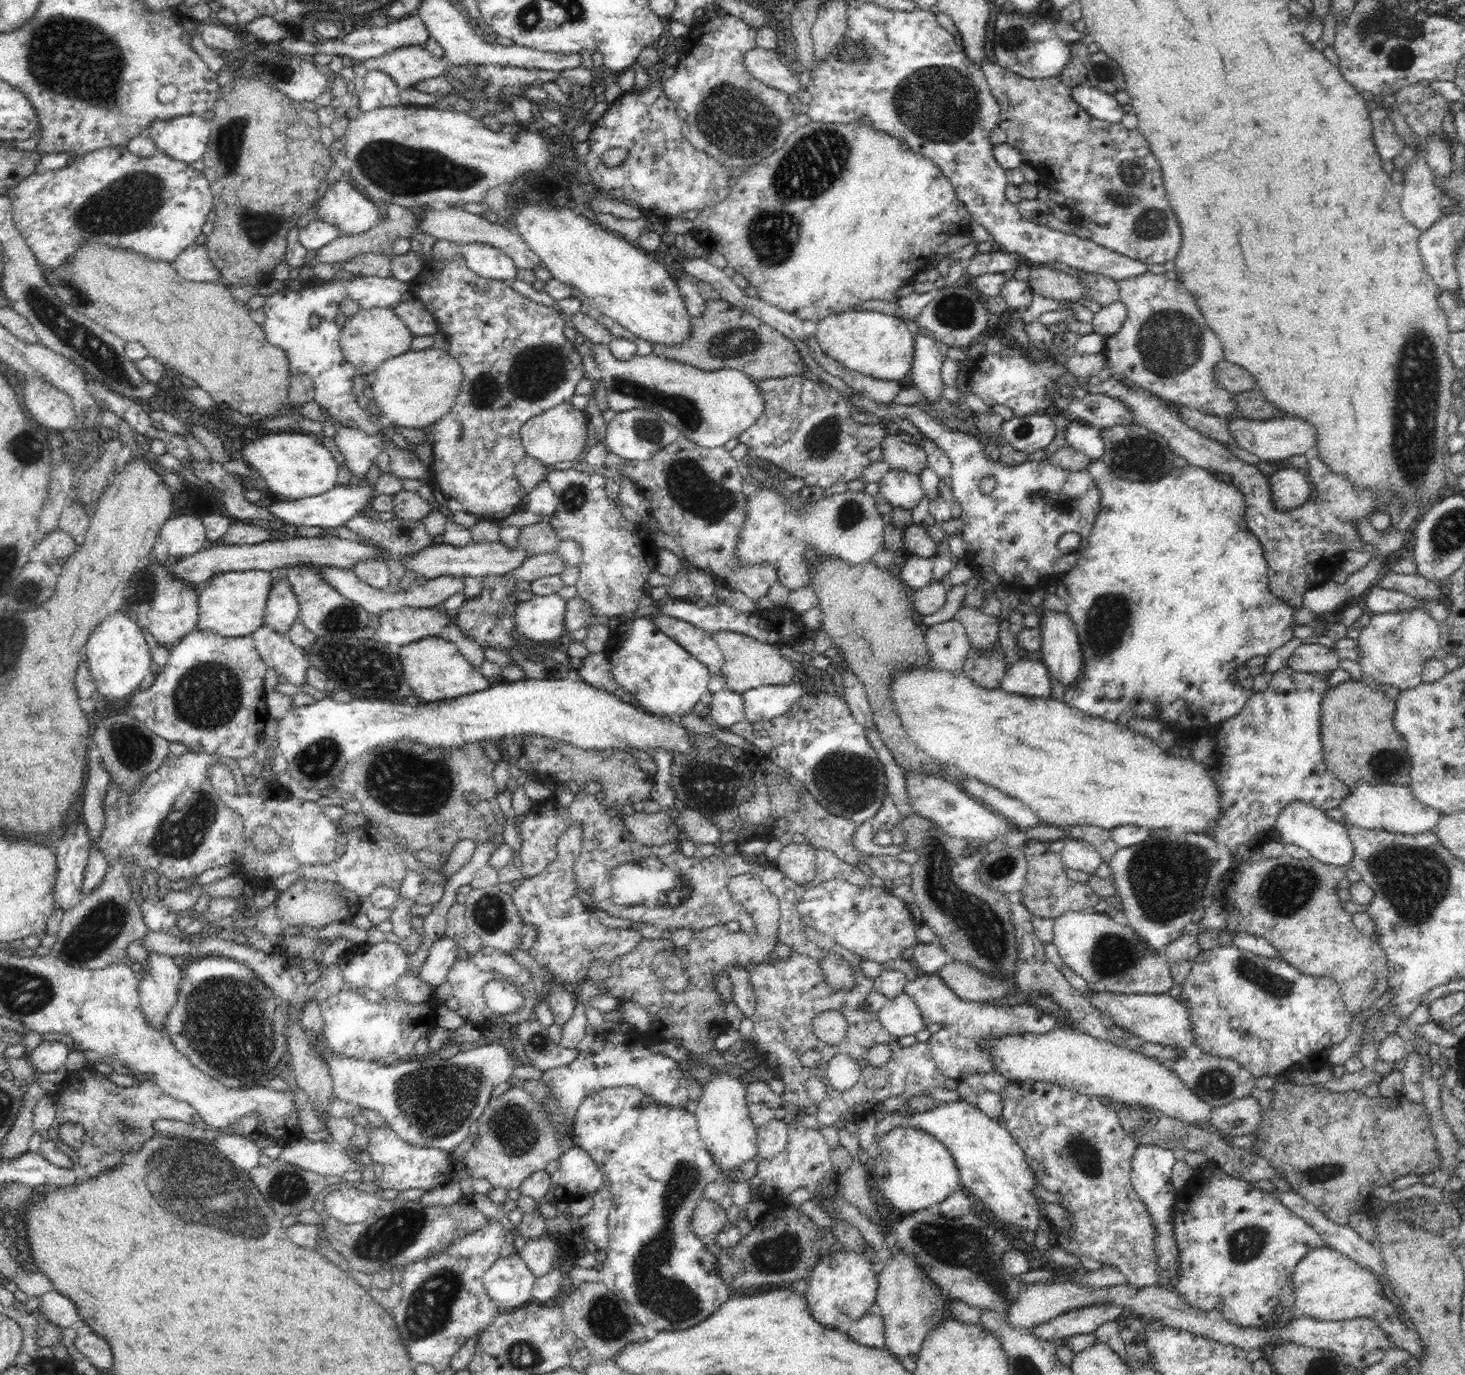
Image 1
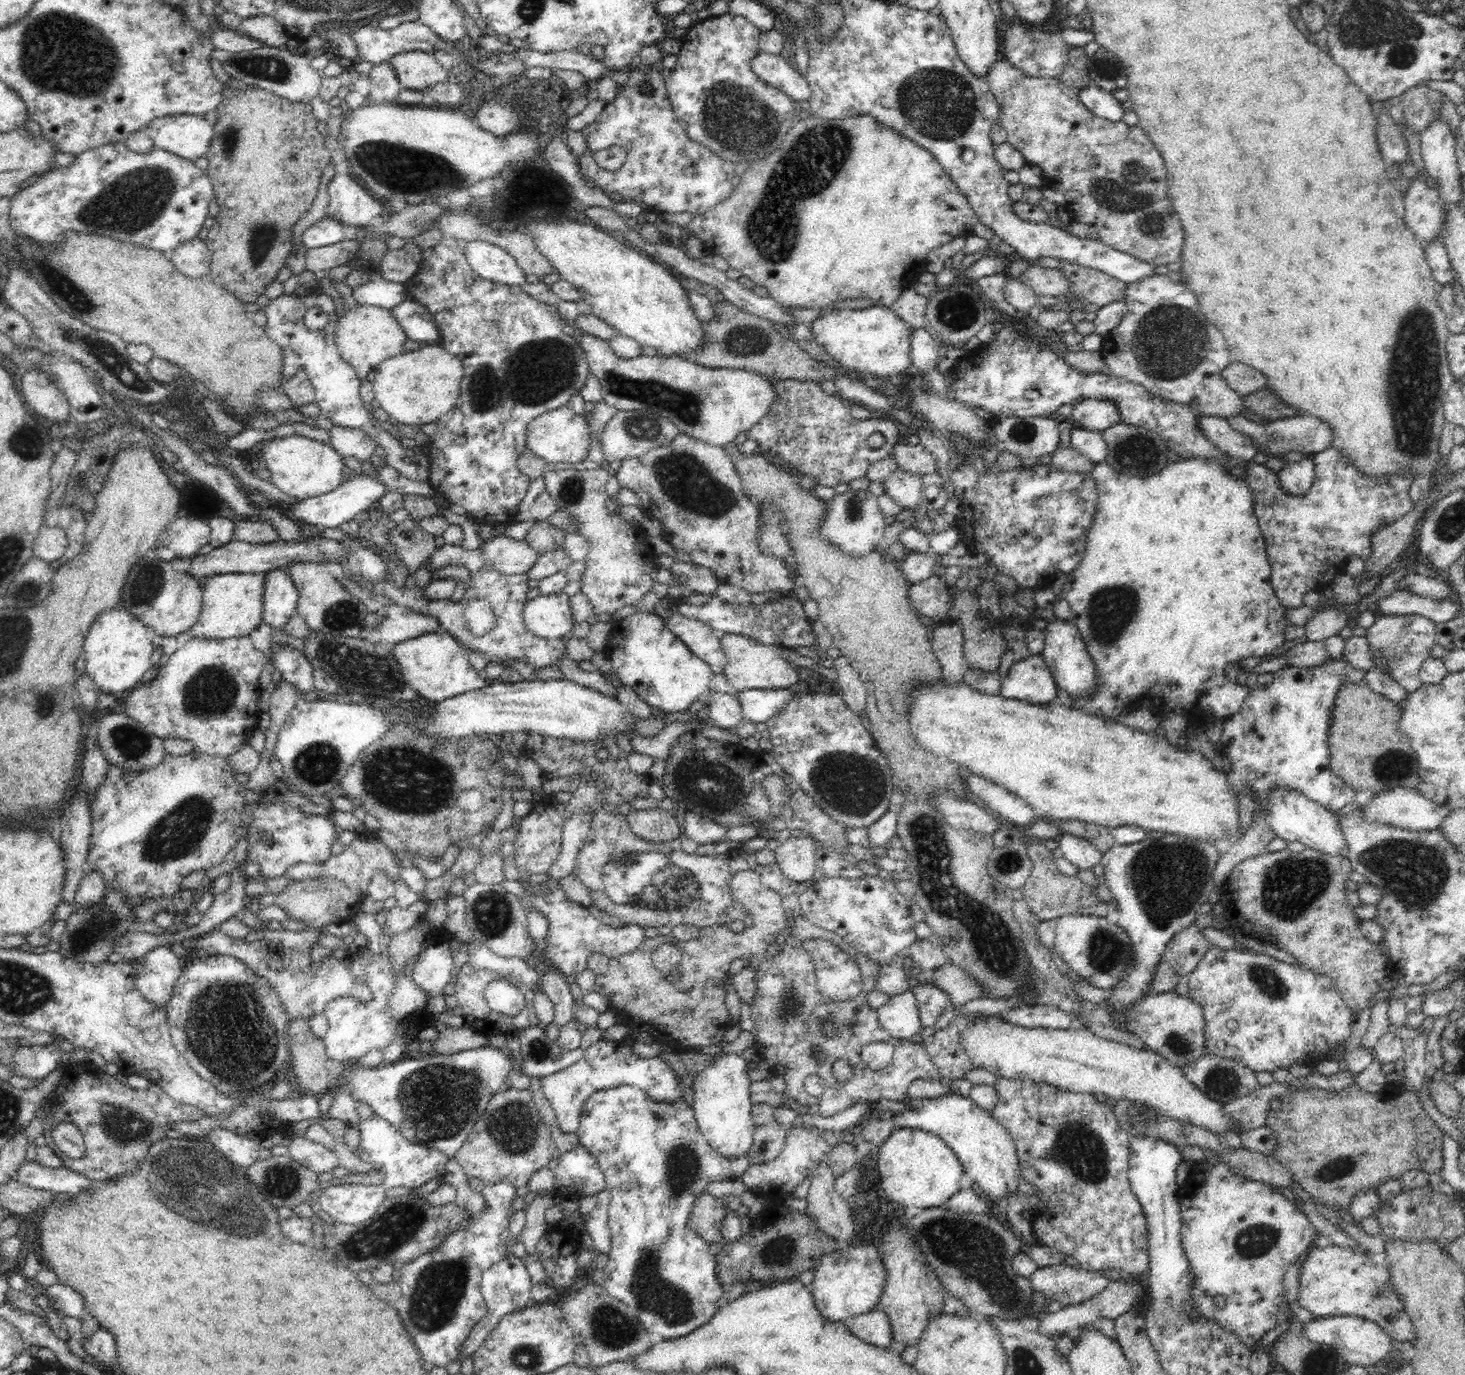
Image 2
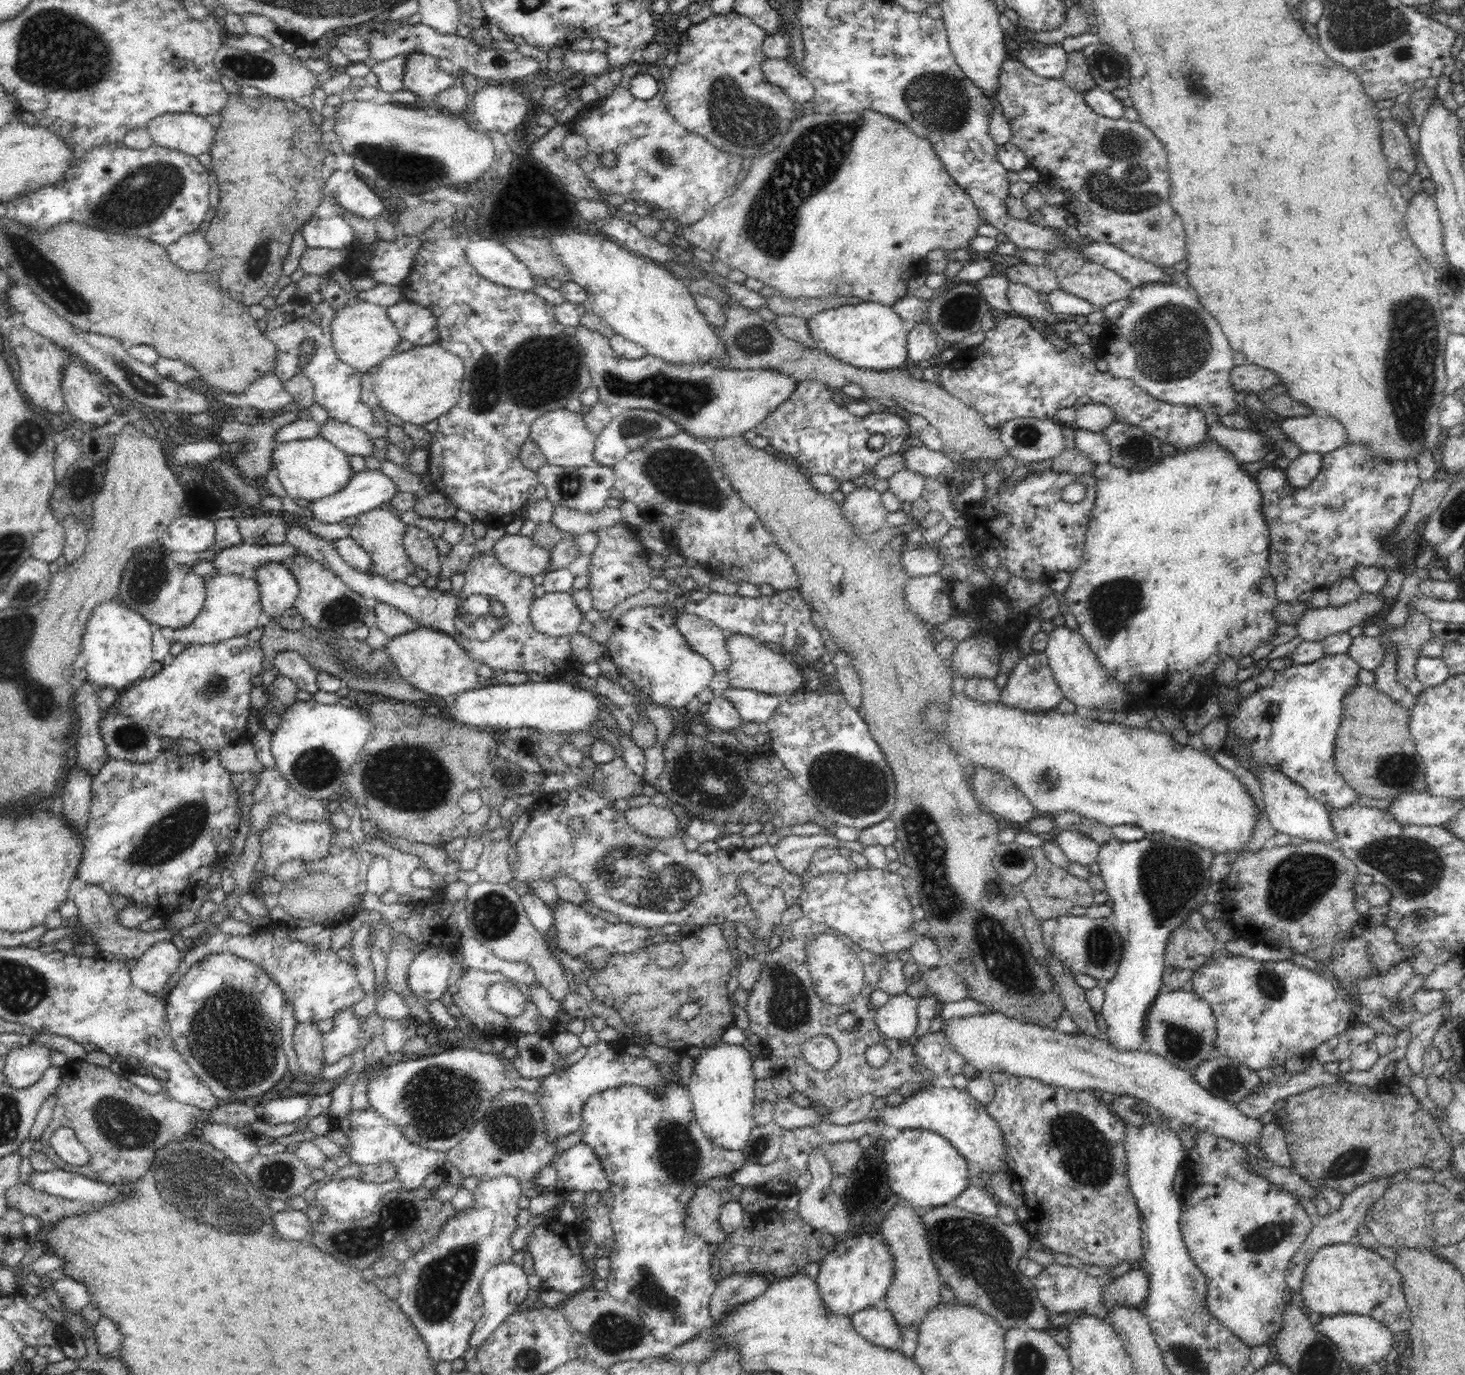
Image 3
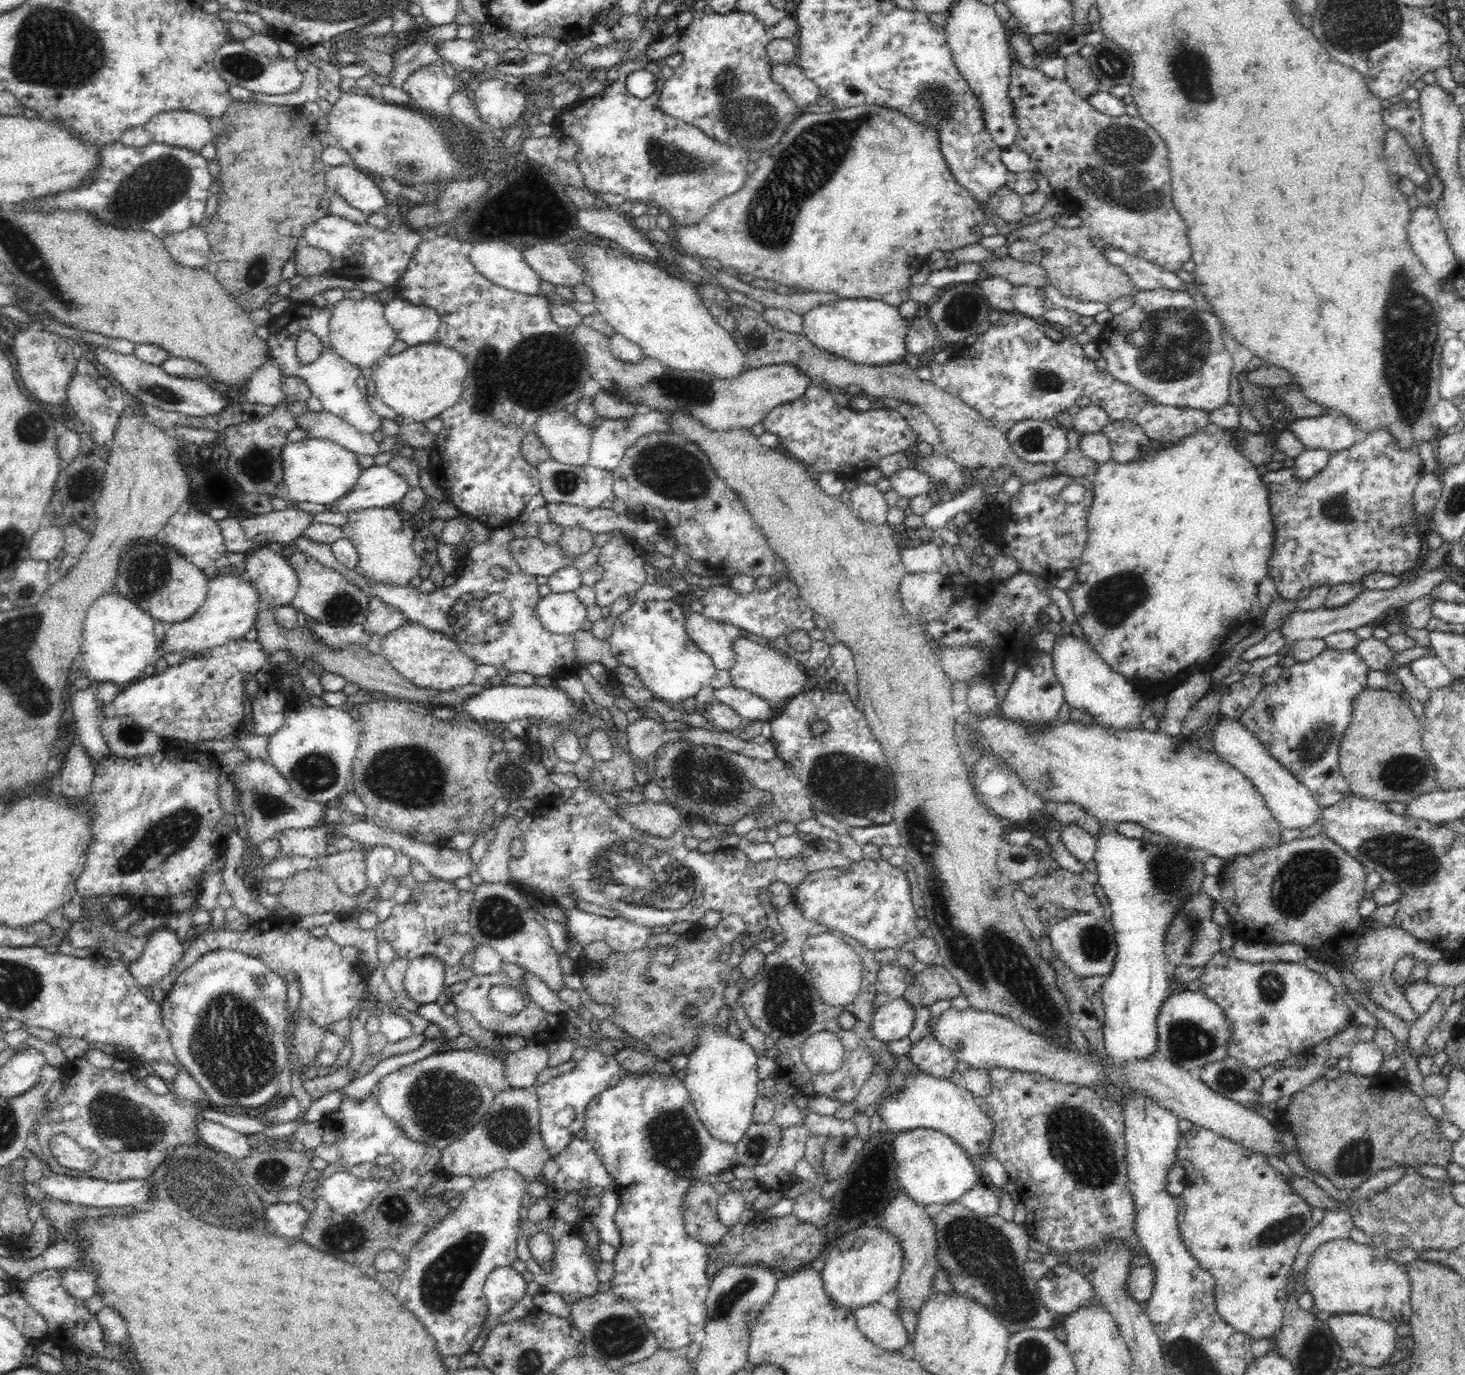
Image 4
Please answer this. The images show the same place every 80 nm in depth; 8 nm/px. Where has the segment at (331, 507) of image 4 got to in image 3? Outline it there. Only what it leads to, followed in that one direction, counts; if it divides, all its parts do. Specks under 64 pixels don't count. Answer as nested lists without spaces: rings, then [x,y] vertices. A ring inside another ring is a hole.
[[[380,469],[368,470],[354,473],[346,486],[343,486],[336,494],[328,495],[320,500],[313,500],[308,506],[308,510],[312,512],[312,518],[320,522],[328,524],[338,524],[346,520],[346,518],[357,517],[369,510],[385,507],[387,502],[396,494],[396,485],[388,478]]]

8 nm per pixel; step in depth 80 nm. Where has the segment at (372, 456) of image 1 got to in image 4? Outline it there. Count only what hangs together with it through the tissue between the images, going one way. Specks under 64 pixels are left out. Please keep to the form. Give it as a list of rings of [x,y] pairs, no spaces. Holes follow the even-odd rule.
[[[306,411],[297,419],[296,428],[305,429],[309,434],[306,438],[321,438],[335,442],[350,452],[357,455],[376,456],[379,454],[378,442],[374,441],[372,434],[356,430],[328,411]]]

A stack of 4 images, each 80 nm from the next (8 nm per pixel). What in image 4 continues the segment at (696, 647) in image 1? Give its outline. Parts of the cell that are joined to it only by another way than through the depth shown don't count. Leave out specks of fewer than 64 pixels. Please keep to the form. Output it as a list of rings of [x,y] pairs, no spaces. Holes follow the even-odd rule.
[[[693,611],[686,616],[685,629],[689,639],[713,660],[717,670],[729,671],[734,666],[733,642],[738,638],[738,627]]]

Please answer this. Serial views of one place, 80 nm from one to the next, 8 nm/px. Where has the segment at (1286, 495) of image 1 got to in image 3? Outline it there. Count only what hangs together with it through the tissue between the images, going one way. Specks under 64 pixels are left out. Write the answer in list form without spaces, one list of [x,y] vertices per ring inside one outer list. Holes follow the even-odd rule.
[[[1304,452],[1291,460],[1285,468],[1285,477],[1292,488],[1306,488],[1319,473],[1323,464],[1323,454],[1317,452]]]

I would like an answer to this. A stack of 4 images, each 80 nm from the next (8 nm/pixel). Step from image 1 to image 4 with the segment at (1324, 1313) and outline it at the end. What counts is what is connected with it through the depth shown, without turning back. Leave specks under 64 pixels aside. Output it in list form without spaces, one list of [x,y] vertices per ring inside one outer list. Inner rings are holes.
[[[1351,1238],[1322,1244],[1309,1259],[1306,1290],[1314,1297],[1313,1312],[1362,1314],[1395,1327],[1410,1321],[1412,1308],[1408,1272],[1390,1259],[1383,1247],[1371,1248],[1366,1244],[1357,1244]]]

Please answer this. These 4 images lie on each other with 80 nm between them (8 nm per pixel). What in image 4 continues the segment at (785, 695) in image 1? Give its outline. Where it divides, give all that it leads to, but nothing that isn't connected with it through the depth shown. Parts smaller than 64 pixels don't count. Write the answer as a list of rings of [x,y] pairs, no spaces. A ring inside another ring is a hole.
[[[730,686],[714,690],[712,699],[730,706],[742,717],[745,723],[766,722],[770,718],[770,710],[772,710],[770,701],[743,688]]]

